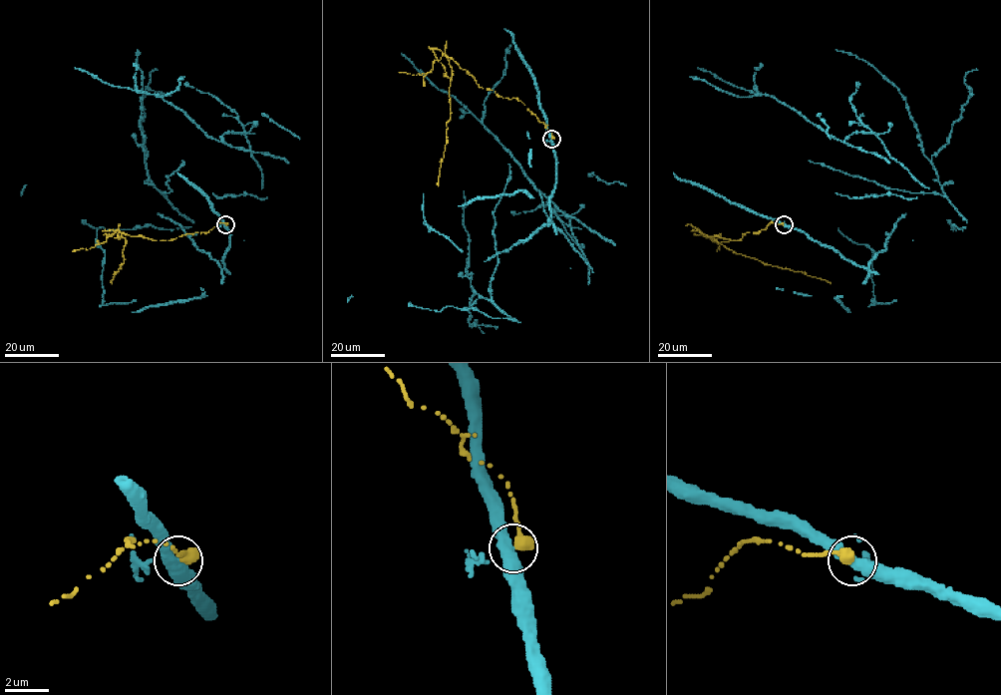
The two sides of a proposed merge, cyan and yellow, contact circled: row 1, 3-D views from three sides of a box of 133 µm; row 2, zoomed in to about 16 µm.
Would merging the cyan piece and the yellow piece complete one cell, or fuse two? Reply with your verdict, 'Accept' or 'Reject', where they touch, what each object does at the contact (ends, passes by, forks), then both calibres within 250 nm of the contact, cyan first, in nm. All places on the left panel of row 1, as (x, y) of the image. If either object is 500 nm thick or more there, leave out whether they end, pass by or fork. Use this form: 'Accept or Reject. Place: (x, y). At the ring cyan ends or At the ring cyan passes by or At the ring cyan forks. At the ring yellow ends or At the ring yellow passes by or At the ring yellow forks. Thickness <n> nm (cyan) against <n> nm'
Reject. Place: (225, 224). Thickness 400 nm (cyan) against 550 nm

